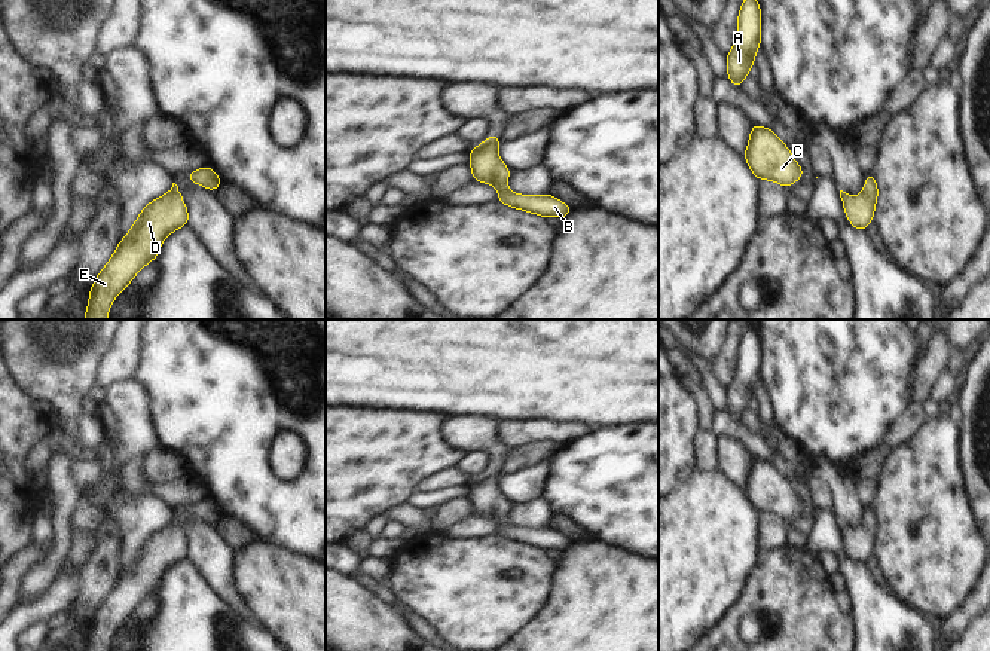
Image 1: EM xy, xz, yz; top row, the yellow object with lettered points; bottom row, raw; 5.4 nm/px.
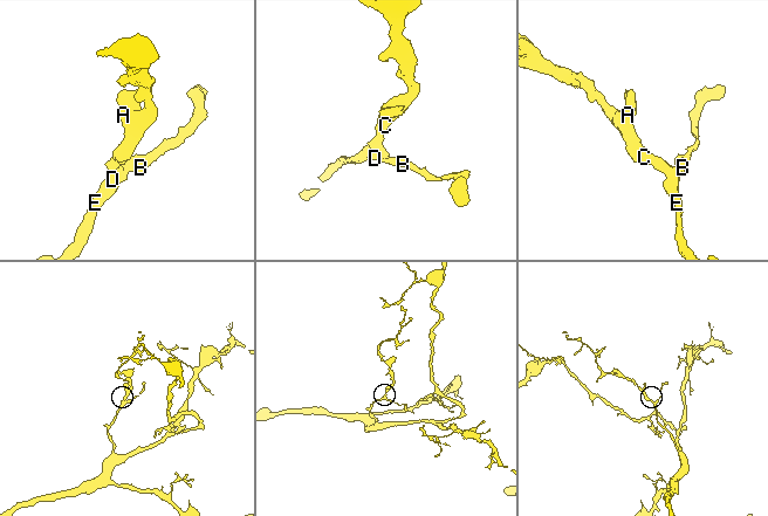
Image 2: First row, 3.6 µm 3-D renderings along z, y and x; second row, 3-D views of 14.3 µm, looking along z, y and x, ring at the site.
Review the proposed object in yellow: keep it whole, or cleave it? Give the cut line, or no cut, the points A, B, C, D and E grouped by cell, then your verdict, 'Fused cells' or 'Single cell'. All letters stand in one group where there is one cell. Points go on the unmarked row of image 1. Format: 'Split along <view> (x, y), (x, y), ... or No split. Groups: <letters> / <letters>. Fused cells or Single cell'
No split. Groups: A B C D E. Single cell.

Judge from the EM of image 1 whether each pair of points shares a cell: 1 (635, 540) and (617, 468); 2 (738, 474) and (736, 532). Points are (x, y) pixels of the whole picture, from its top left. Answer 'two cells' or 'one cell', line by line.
1: one cell
2: two cells

